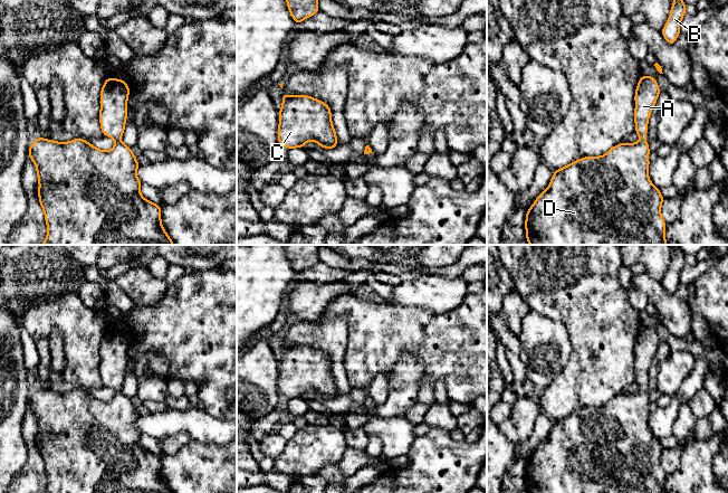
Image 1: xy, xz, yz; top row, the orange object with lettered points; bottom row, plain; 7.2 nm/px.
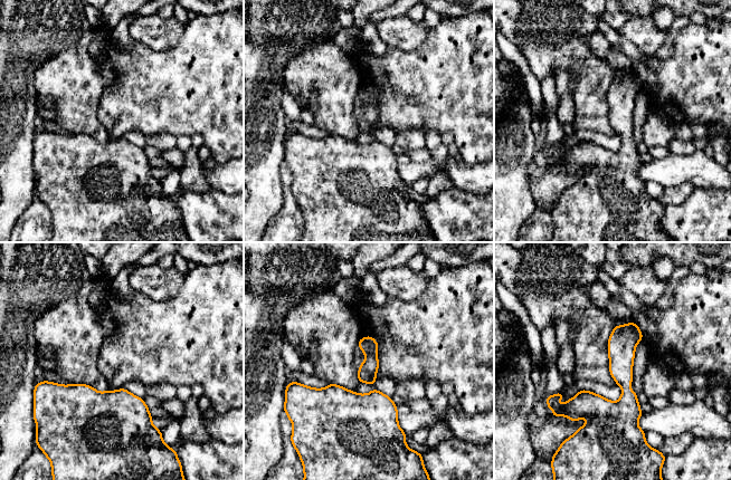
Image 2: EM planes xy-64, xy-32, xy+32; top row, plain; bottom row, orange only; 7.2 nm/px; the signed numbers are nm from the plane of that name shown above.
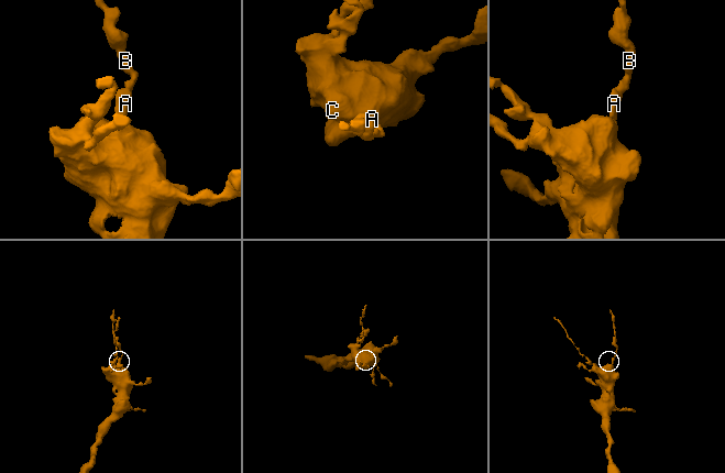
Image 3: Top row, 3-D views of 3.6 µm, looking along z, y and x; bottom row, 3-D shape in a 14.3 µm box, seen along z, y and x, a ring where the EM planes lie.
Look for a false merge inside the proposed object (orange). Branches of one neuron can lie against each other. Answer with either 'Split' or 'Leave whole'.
Leave whole

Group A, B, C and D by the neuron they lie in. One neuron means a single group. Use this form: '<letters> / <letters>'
A B C D

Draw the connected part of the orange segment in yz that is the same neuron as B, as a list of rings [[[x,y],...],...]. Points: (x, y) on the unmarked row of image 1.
[[[679,245],[671,246],[674,249],[674,253],[670,262],[670,267],[661,283],[669,294],[674,295],[676,290],[680,284],[680,273],[682,267],[686,265],[686,254],[682,252]]]

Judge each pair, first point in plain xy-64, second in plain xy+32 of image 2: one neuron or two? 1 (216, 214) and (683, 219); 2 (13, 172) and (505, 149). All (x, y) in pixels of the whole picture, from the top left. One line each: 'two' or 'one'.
1: one
2: one

